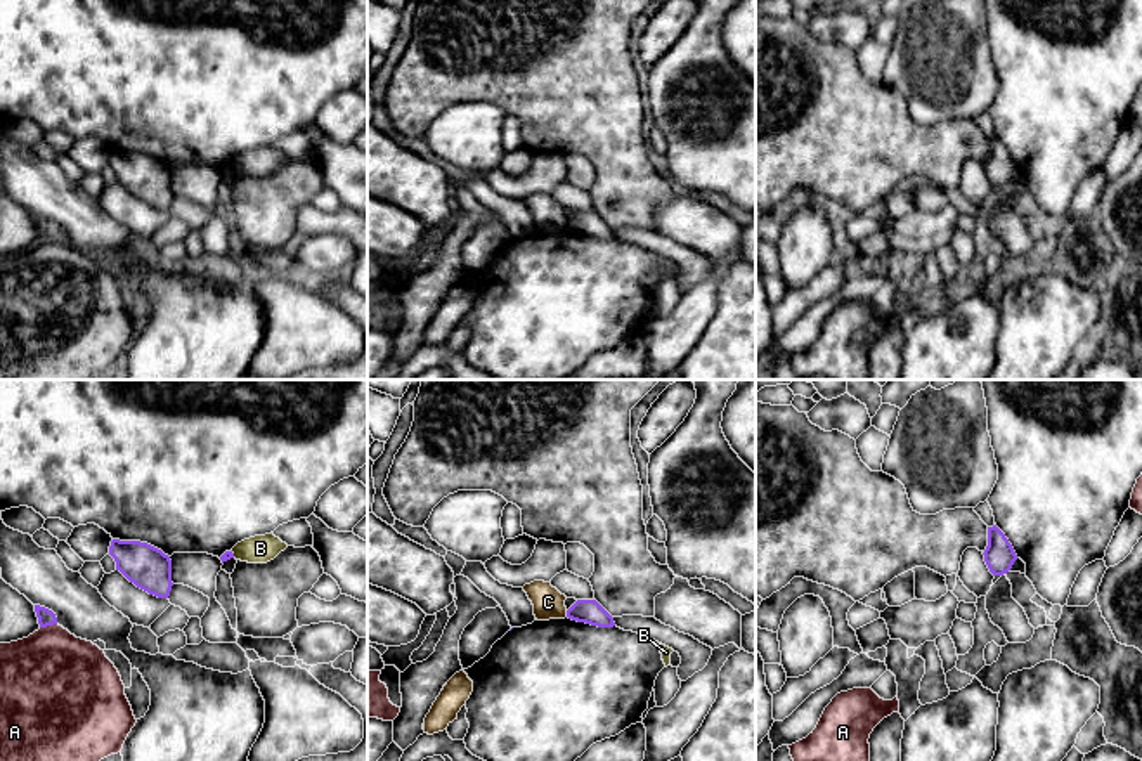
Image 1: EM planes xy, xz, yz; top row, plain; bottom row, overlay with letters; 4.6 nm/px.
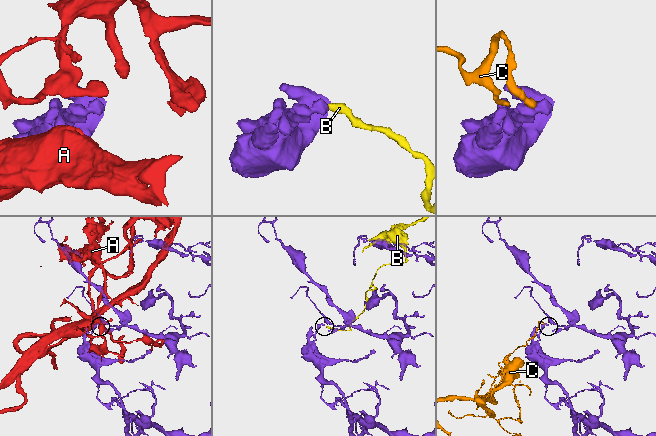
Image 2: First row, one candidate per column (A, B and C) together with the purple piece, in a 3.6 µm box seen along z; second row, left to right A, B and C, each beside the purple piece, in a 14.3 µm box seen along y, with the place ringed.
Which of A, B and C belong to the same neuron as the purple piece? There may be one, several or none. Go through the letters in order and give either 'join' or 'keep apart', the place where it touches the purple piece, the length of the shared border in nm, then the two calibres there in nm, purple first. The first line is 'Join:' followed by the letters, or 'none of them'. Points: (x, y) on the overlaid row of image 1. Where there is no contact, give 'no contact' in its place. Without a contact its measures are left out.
Join: none of them
A: keep apart | xy (47, 624) | 80 nm | 80/440 nm
B: keep apart | xy (233, 555) | 40 nm | 50/130 nm
C: keep apart | xz (567, 614) | 30 nm | 110/150 nm

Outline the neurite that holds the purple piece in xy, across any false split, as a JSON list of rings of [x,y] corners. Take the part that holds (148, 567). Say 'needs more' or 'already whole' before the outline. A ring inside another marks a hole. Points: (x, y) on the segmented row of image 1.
already whole | [[[113,539],[109,555],[120,570],[137,588],[158,598],[172,591],[172,560],[161,550],[140,541]]]

